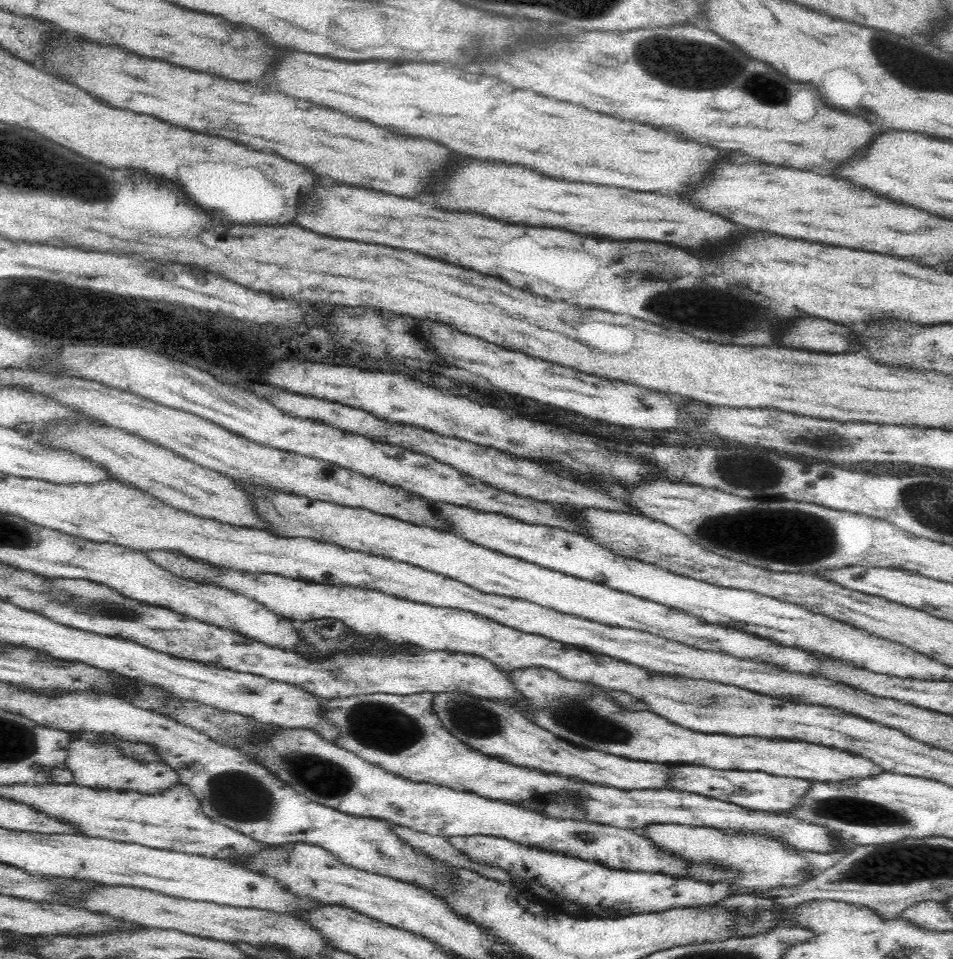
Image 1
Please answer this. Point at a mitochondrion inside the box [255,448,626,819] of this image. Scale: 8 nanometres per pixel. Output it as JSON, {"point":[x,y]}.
{"point":[384,727]}

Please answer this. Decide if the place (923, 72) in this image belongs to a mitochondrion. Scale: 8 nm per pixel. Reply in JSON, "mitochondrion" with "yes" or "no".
{"mitochondrion":"yes"}

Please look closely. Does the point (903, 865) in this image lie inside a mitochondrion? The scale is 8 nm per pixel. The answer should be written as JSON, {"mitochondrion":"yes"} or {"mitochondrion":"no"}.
{"mitochondrion":"yes"}

